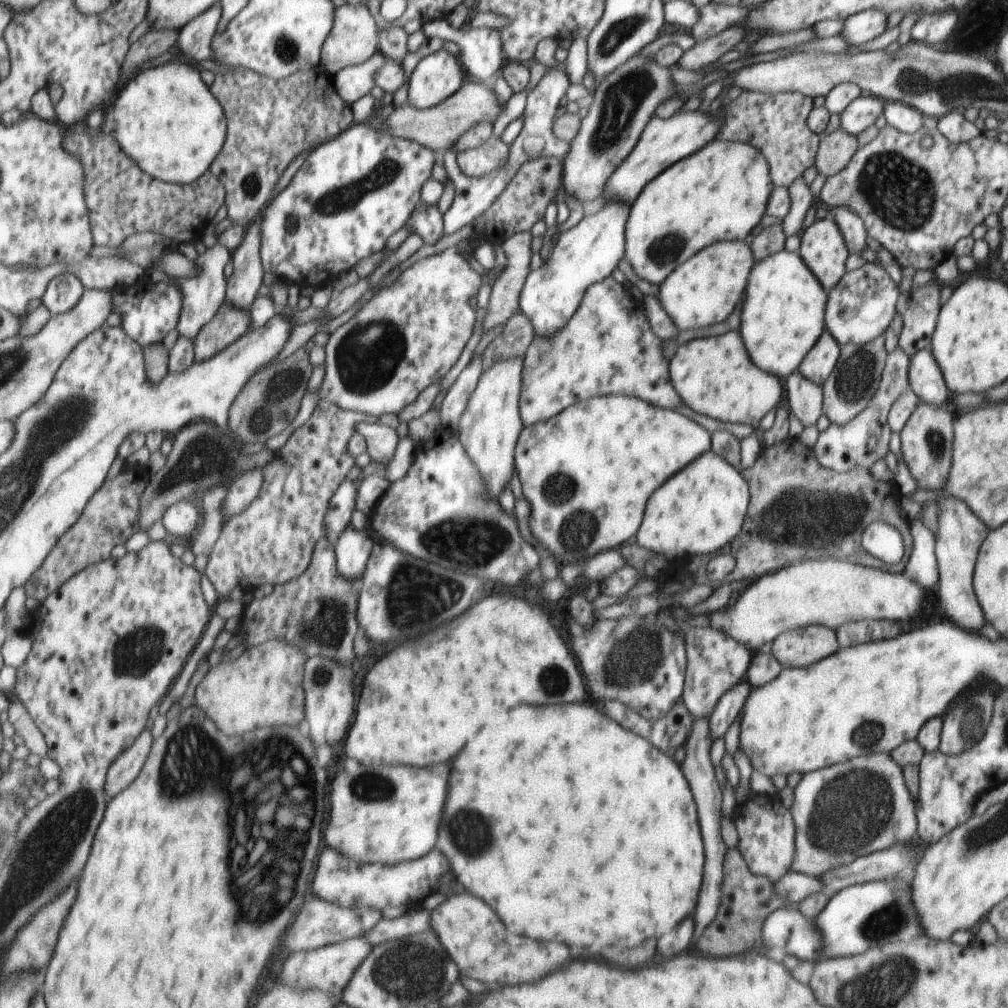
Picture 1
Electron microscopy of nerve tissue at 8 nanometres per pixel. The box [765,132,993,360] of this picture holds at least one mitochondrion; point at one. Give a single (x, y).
(897, 189)

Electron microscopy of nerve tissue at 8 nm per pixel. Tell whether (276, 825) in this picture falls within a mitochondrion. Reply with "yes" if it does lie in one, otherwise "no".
yes

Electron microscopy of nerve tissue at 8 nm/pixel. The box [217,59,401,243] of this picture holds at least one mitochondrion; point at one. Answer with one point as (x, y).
(251, 183)

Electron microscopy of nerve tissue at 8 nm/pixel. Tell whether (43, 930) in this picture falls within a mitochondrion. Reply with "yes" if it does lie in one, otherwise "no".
yes

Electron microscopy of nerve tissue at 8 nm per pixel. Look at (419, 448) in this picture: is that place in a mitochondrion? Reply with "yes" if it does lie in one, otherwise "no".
no

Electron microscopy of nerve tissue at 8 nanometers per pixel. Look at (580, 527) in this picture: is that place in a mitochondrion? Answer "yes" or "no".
yes

